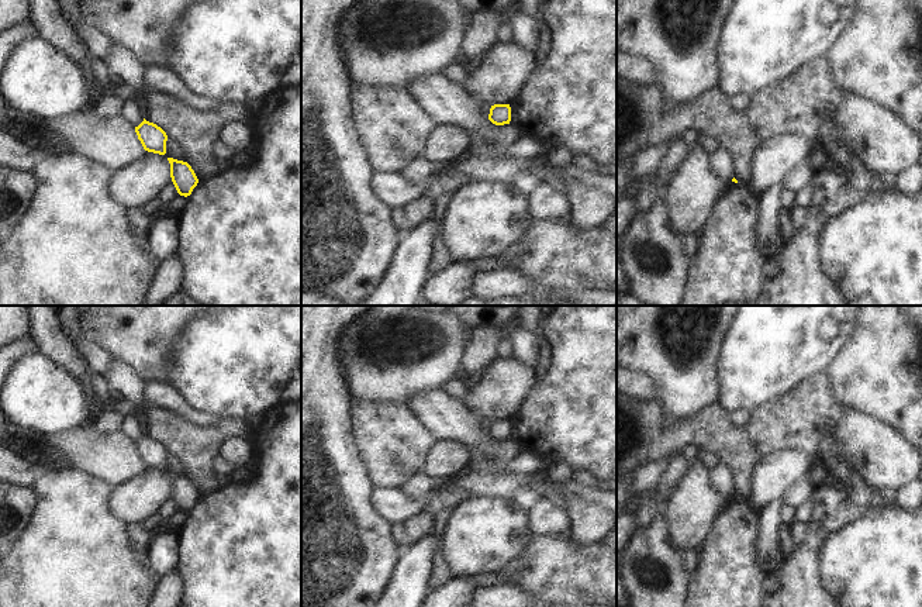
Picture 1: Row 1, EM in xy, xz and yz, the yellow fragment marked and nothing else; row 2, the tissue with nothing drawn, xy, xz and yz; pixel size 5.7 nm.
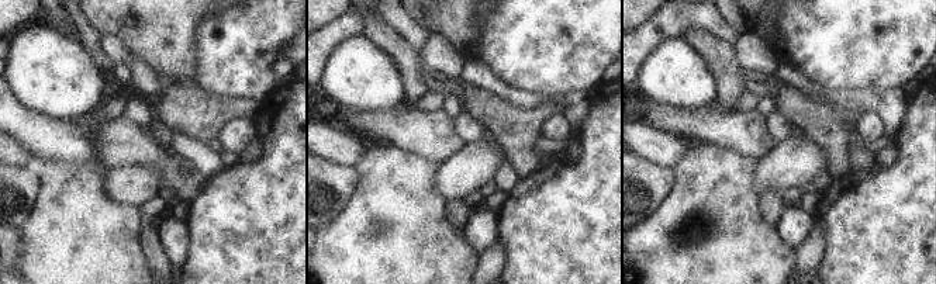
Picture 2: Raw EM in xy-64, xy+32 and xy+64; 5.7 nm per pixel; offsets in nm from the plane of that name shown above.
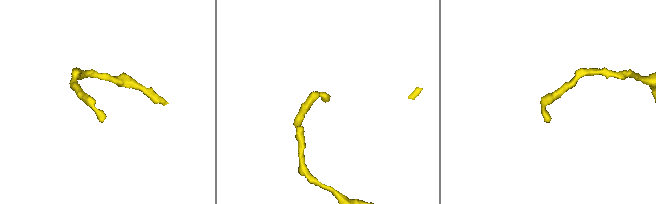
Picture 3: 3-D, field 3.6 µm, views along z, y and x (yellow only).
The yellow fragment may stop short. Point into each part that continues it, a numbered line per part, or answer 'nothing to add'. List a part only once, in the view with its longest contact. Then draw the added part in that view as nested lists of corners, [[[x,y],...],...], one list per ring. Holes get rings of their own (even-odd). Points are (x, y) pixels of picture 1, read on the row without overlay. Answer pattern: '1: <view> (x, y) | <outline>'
nothing to add

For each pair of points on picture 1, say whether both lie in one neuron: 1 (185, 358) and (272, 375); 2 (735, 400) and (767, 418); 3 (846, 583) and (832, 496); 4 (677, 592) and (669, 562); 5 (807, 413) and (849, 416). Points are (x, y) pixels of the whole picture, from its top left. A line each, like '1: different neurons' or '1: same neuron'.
1: same neuron
2: different neurons
3: different neurons
4: same neuron
5: different neurons

